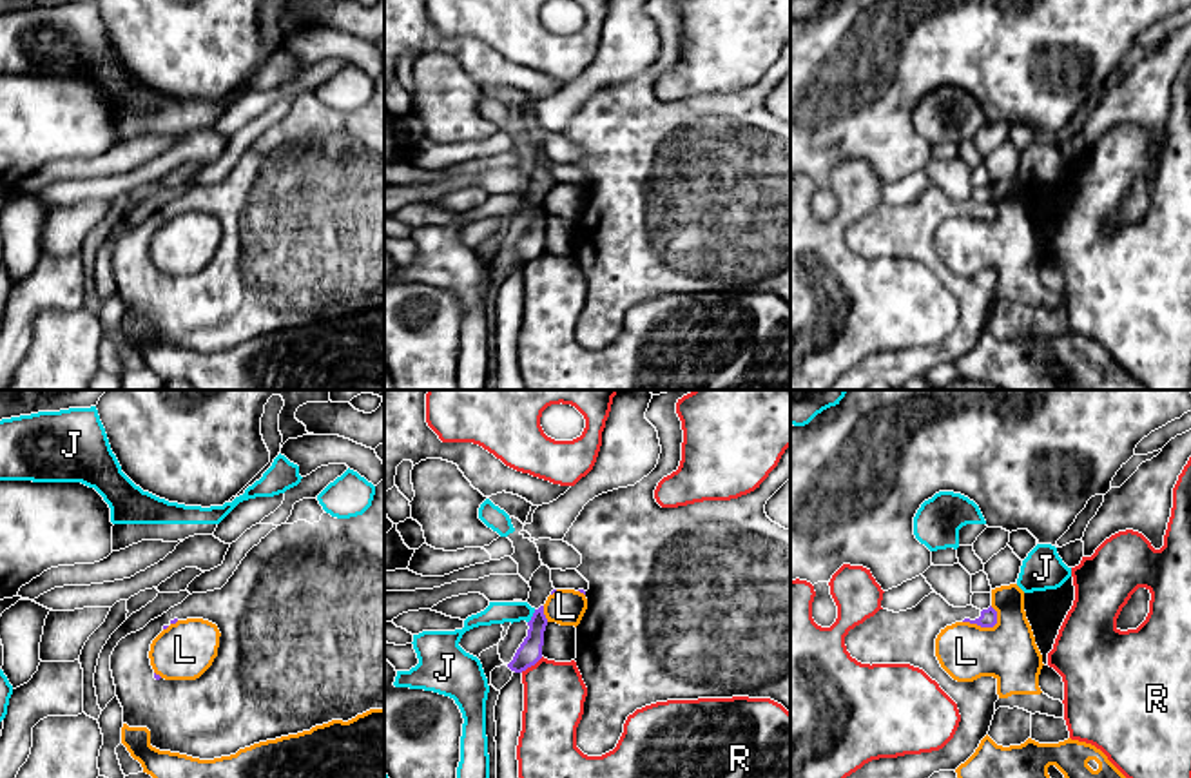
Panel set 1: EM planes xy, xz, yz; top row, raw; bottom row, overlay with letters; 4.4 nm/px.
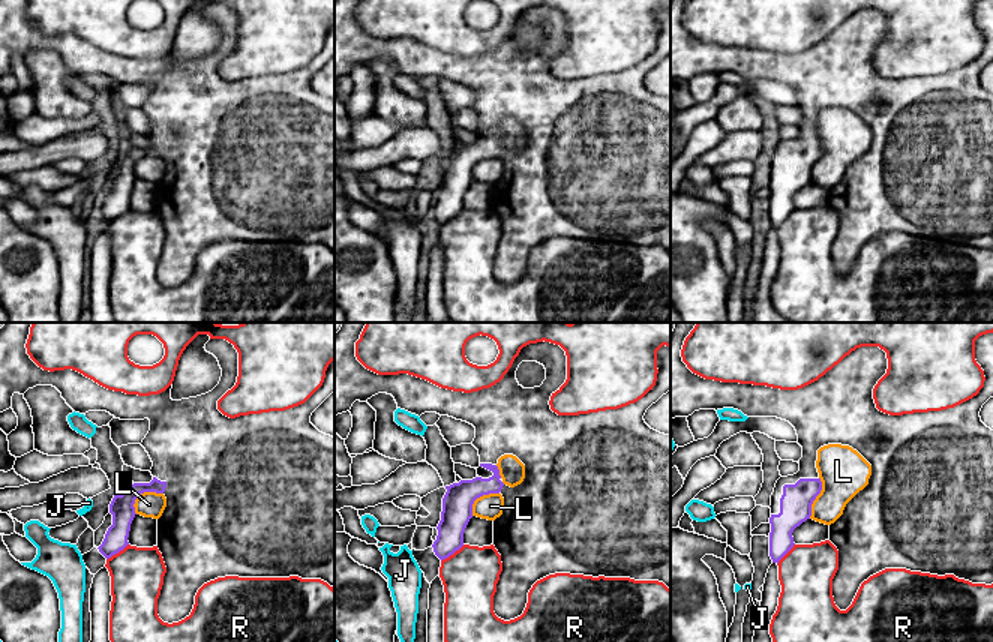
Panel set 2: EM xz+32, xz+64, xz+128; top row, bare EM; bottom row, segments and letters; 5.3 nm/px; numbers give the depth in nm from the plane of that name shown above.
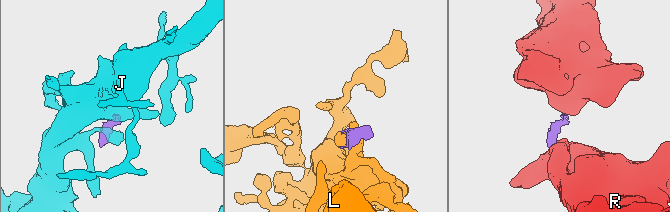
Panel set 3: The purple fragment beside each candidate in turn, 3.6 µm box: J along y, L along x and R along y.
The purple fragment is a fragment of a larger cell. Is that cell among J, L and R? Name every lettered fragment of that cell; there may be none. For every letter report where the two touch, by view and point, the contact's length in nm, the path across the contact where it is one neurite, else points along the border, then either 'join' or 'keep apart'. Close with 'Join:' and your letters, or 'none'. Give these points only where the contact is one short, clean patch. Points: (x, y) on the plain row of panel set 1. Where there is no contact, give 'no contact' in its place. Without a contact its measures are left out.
J: contact xz (532, 211); length 70 nm; border xz (535, 204), (528, 216); keep apart
L: contact yz (985, 220); length 170 nm; keep apart
R: contact xz (532, 258); length 120 nm; border xz (542, 251), (521, 265); keep apart
Join: none

